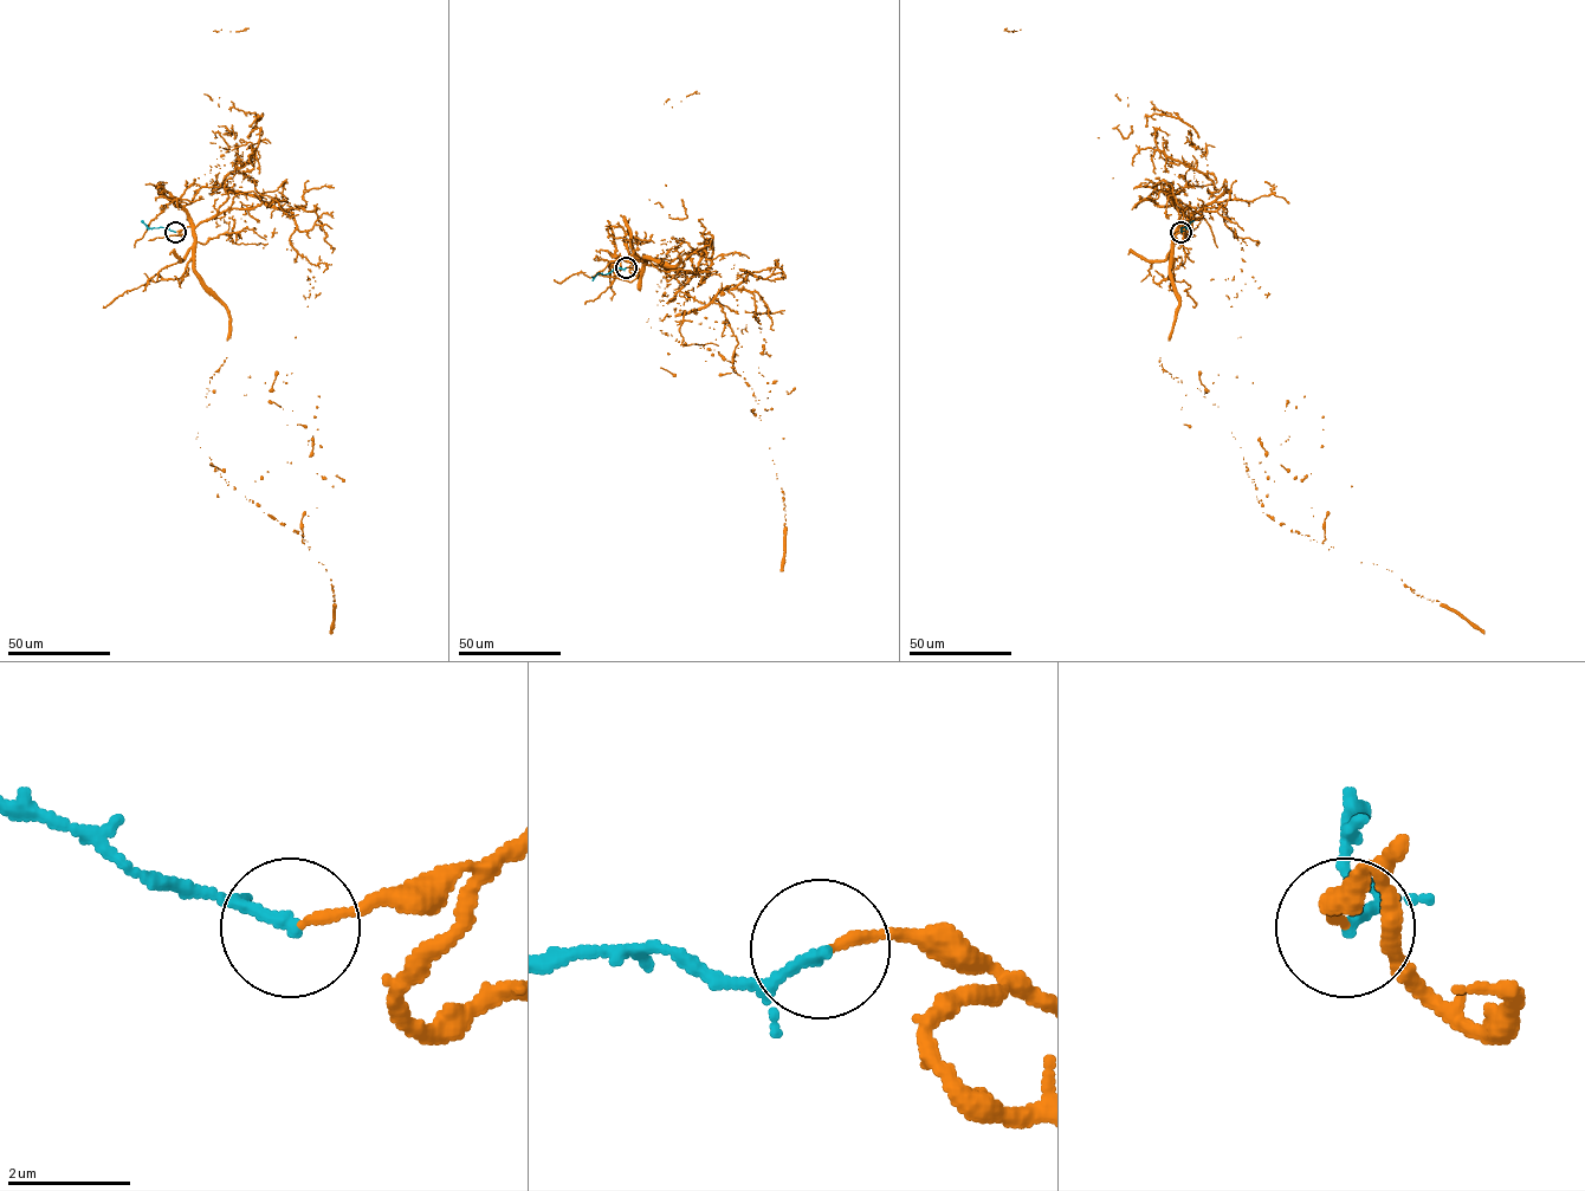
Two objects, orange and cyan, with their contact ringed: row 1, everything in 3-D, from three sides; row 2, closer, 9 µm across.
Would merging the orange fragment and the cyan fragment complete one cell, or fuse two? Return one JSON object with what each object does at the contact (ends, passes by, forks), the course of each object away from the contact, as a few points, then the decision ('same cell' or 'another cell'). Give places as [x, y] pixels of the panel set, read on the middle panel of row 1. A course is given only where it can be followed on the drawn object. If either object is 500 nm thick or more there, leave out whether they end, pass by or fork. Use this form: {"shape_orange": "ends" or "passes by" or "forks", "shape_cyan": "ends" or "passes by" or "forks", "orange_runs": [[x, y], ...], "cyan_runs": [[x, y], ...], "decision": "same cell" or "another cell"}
{"shape_orange": "ends", "shape_cyan": "ends", "orange_runs": [[626, 267], [675, 265], [674, 248], [647, 322], [715, 349], [751, 388], [785, 505], [781, 570]], "cyan_runs": [[626, 267], [599, 273], [593, 280]], "decision": "same cell"}

